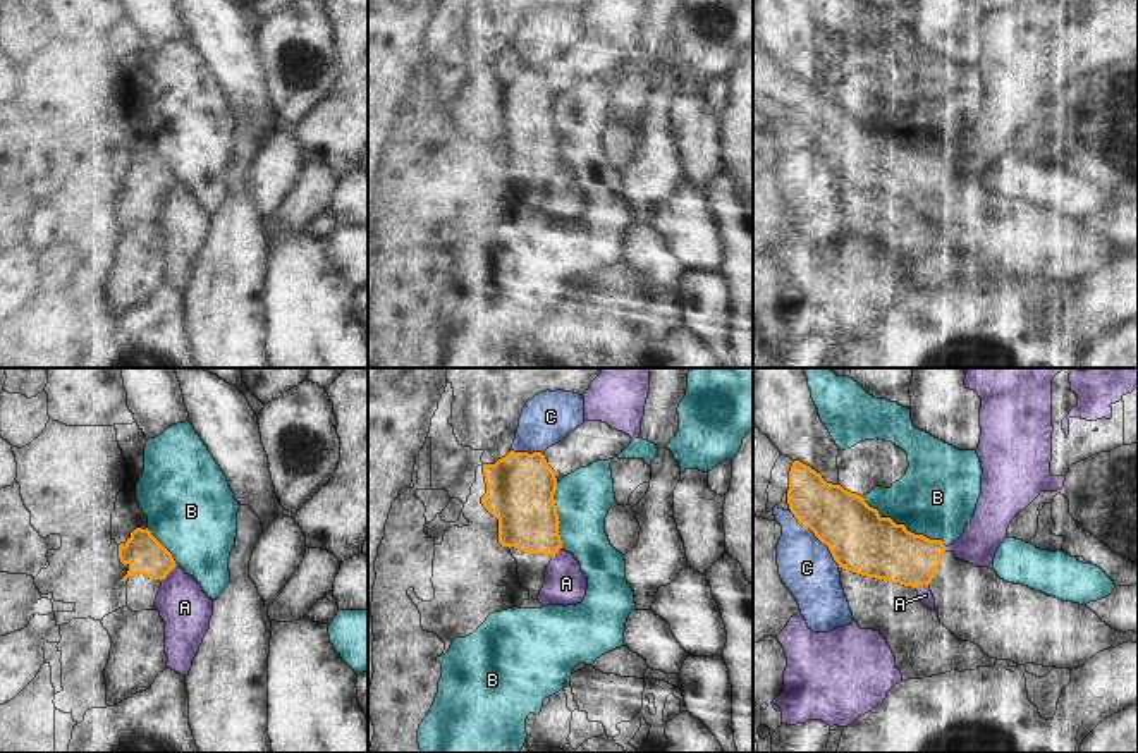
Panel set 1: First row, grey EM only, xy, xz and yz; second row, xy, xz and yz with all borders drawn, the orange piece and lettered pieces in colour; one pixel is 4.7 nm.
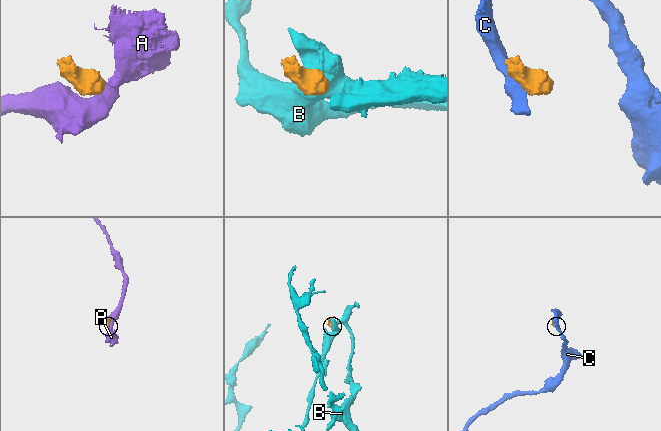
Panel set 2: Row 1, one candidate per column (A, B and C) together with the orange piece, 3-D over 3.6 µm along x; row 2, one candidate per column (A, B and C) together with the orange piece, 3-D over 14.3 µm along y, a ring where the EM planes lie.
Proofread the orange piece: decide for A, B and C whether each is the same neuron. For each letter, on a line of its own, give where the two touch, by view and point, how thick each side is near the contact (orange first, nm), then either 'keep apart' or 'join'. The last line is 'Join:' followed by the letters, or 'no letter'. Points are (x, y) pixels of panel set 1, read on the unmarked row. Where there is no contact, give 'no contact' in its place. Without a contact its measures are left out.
A: contact xy (169, 186); calibres 180 and 240 nm; keep apart
B: contact yz (905, 141); calibres 300 and 360 nm; keep apart
C: contact yz (815, 150); calibres 300 and 260 nm; keep apart
Join: no letter

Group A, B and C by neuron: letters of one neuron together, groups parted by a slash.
A / B / C

